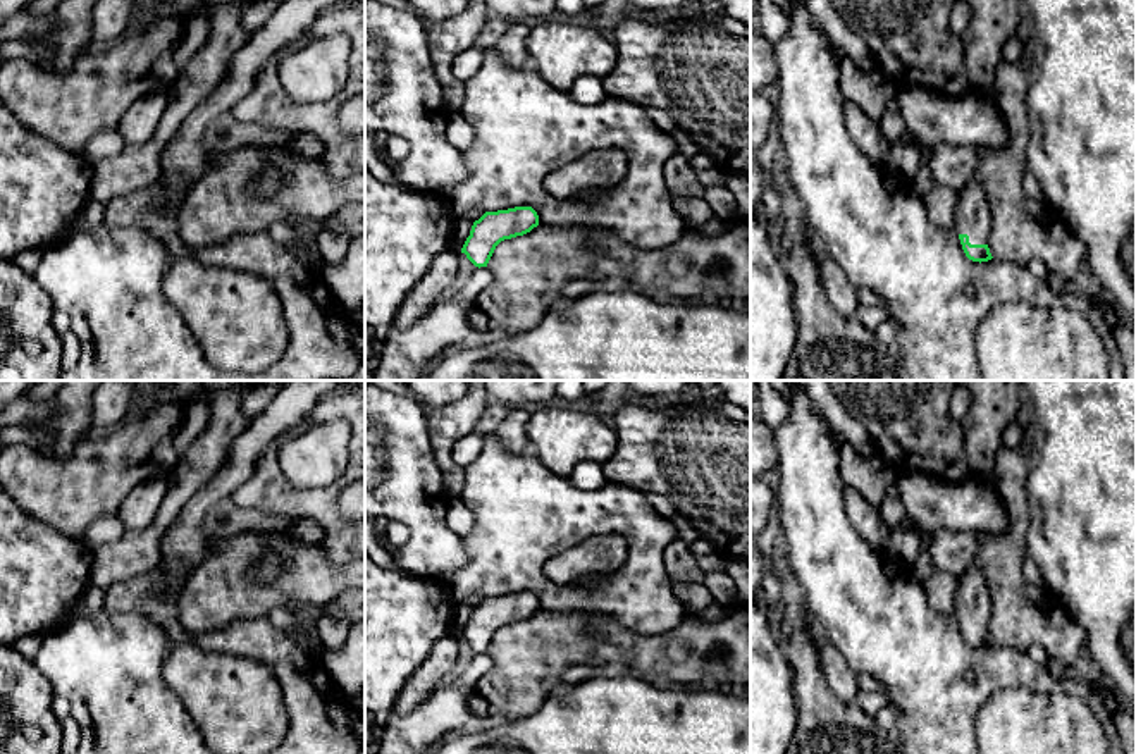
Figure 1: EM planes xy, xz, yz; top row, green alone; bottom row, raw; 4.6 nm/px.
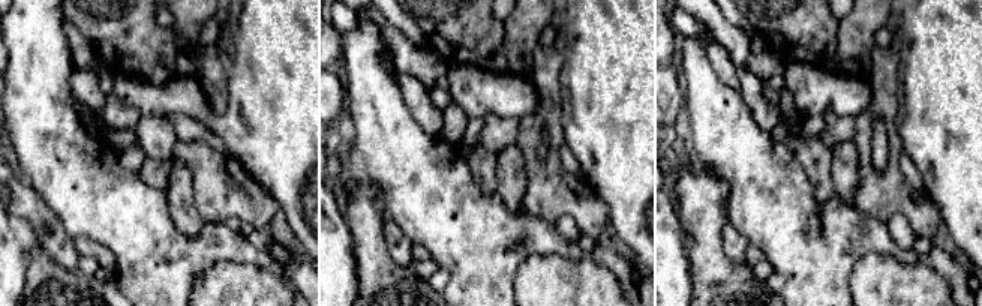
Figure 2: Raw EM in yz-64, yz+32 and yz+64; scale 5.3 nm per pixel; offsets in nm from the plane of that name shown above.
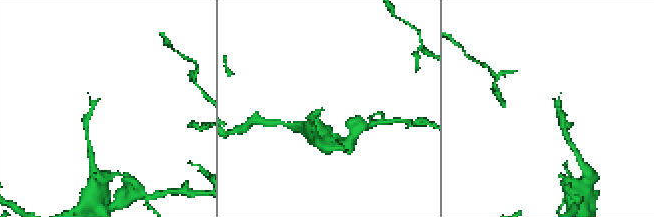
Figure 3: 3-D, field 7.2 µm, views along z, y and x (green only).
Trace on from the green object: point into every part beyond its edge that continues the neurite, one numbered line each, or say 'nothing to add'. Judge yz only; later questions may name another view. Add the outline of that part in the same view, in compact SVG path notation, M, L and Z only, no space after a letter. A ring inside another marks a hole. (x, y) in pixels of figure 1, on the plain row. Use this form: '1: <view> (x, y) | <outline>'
1: yz (973, 599) | M972 563L957 575L955 618L967 620L971 630L988 630L990 592L981 570Z

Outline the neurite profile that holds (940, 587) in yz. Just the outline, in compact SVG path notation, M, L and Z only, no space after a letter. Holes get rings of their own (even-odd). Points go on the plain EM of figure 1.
M938 568L921 585L928 604L940 615L955 615L957 608L957 577Z

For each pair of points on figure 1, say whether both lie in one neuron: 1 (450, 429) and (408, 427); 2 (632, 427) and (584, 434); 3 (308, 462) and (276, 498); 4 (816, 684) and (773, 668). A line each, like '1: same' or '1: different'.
1: different
2: different
3: different
4: different

